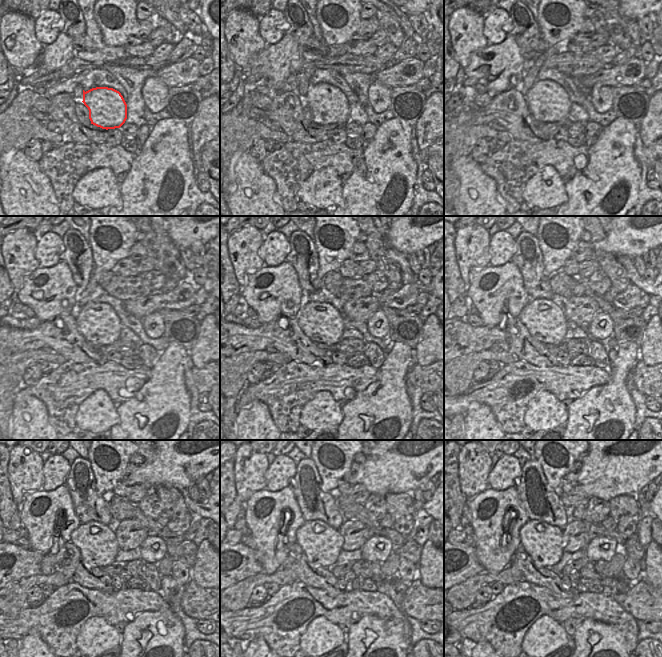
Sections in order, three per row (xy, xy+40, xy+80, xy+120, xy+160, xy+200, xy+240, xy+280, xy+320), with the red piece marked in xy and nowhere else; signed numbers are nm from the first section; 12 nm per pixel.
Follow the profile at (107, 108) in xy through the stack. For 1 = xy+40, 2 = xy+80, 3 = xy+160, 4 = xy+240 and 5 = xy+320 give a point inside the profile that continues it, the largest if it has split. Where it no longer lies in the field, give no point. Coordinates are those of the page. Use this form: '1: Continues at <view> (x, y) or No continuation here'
1: Continues at xy+40 (329, 105)
2: Continues at xy+80 (548, 102)
3: Continues at xy+160 (321, 322)
4: Continues at xy+240 (97, 543)
5: Continues at xy+320 (544, 543).

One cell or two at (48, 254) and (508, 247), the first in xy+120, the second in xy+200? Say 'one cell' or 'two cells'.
one cell

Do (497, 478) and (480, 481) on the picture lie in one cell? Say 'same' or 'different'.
different

